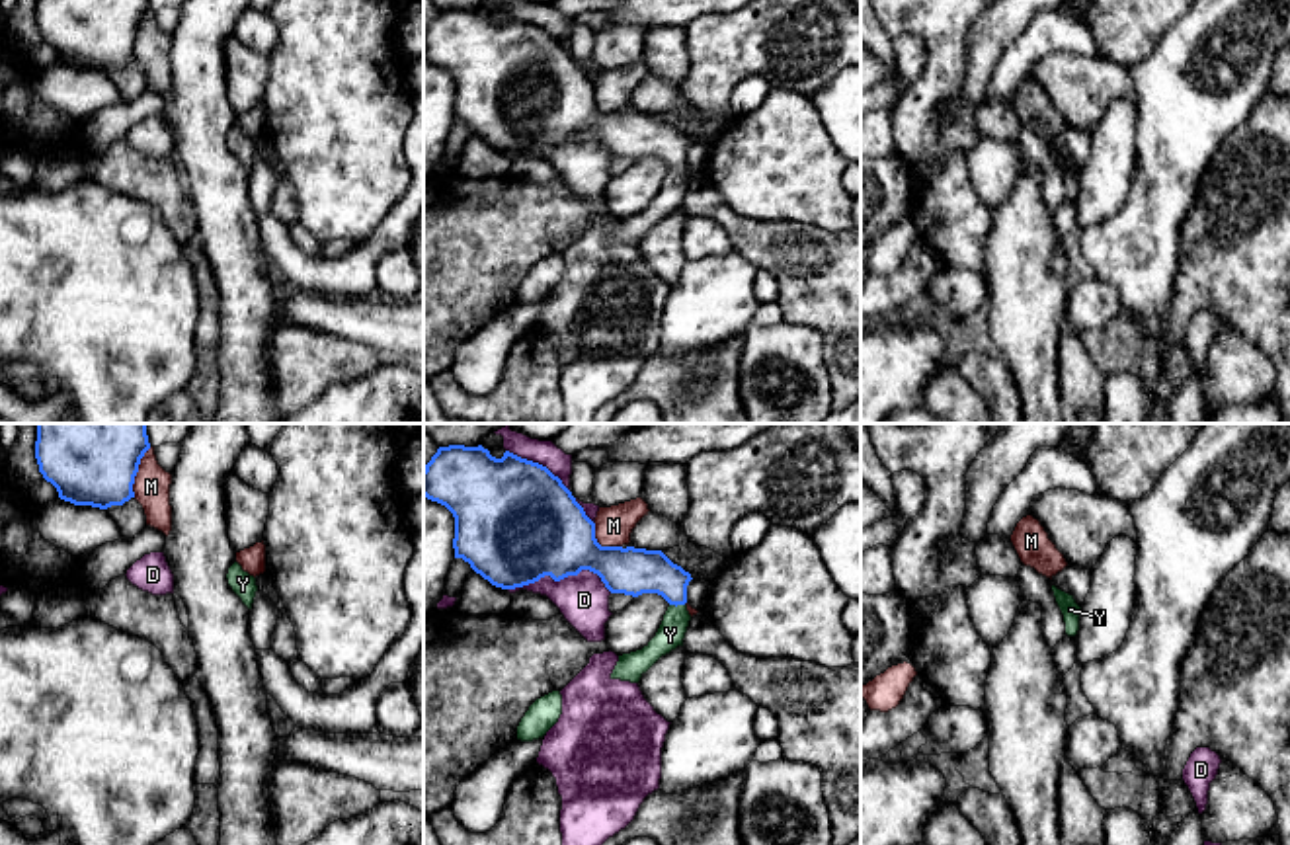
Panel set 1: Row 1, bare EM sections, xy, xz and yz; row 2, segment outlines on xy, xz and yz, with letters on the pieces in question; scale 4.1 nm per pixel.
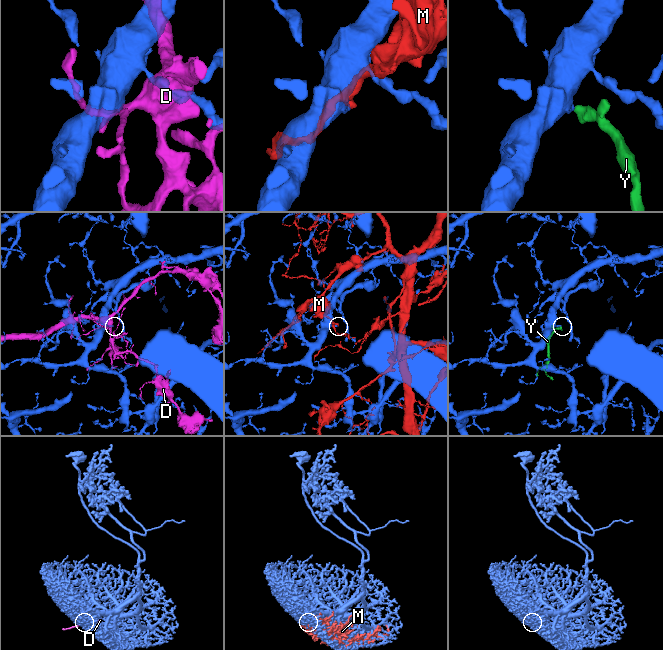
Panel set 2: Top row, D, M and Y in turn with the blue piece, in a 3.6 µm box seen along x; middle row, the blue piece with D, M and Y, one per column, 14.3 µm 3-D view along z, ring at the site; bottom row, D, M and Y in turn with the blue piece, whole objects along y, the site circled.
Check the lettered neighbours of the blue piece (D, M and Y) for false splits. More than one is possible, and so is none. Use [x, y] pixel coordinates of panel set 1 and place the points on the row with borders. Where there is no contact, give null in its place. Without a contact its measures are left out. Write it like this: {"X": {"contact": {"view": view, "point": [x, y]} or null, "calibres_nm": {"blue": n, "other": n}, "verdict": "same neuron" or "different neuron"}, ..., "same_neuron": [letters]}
{"D": {"contact": {"view": "xz", "point": [561, 578]}, "calibres_nm": {"blue": 420, "other": 200}, "verdict": "different neuron"}, "M": {"contact": {"view": "xy", "point": [137, 471]}, "calibres_nm": {"blue": 440, "other": 150}, "verdict": "different neuron"}, "Y": {"contact": {"view": "xz", "point": [678, 603]}, "calibres_nm": {"blue": 190, "other": 120}, "verdict": "same neuron"}, "same_neuron": ["Y"]}

